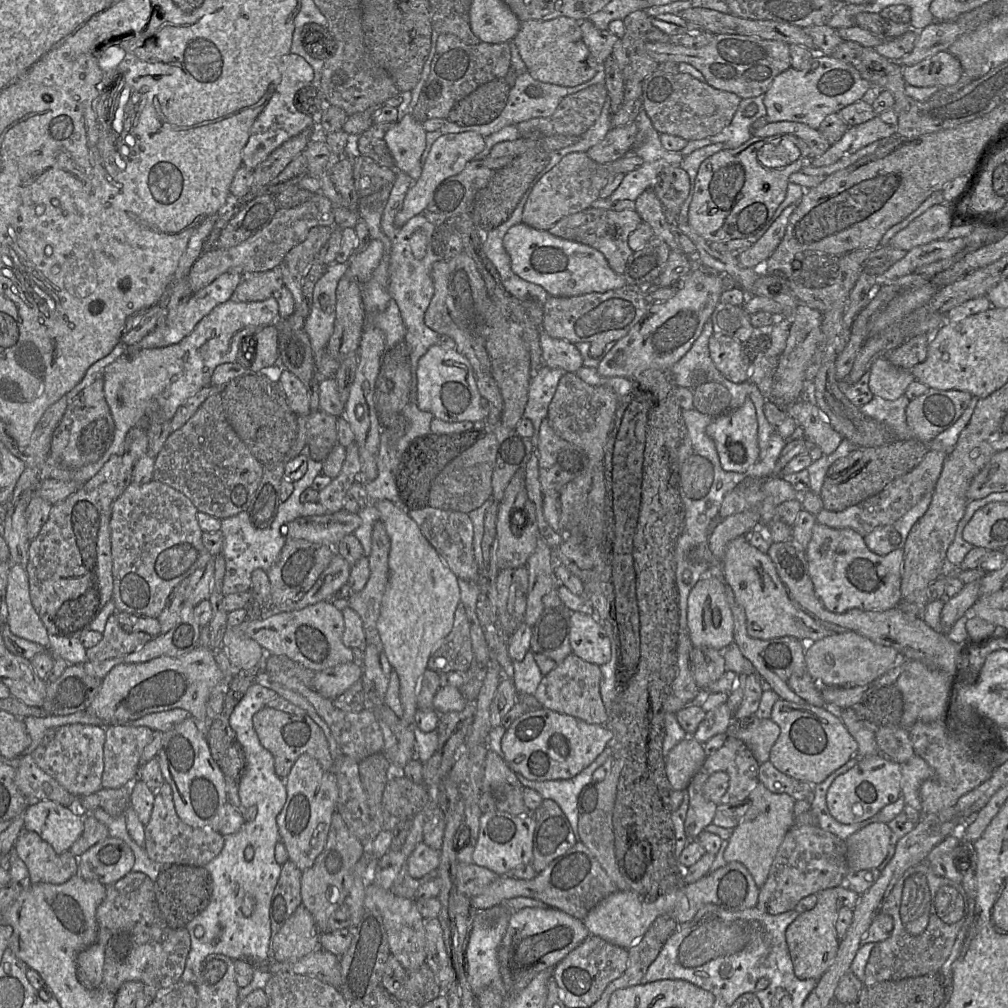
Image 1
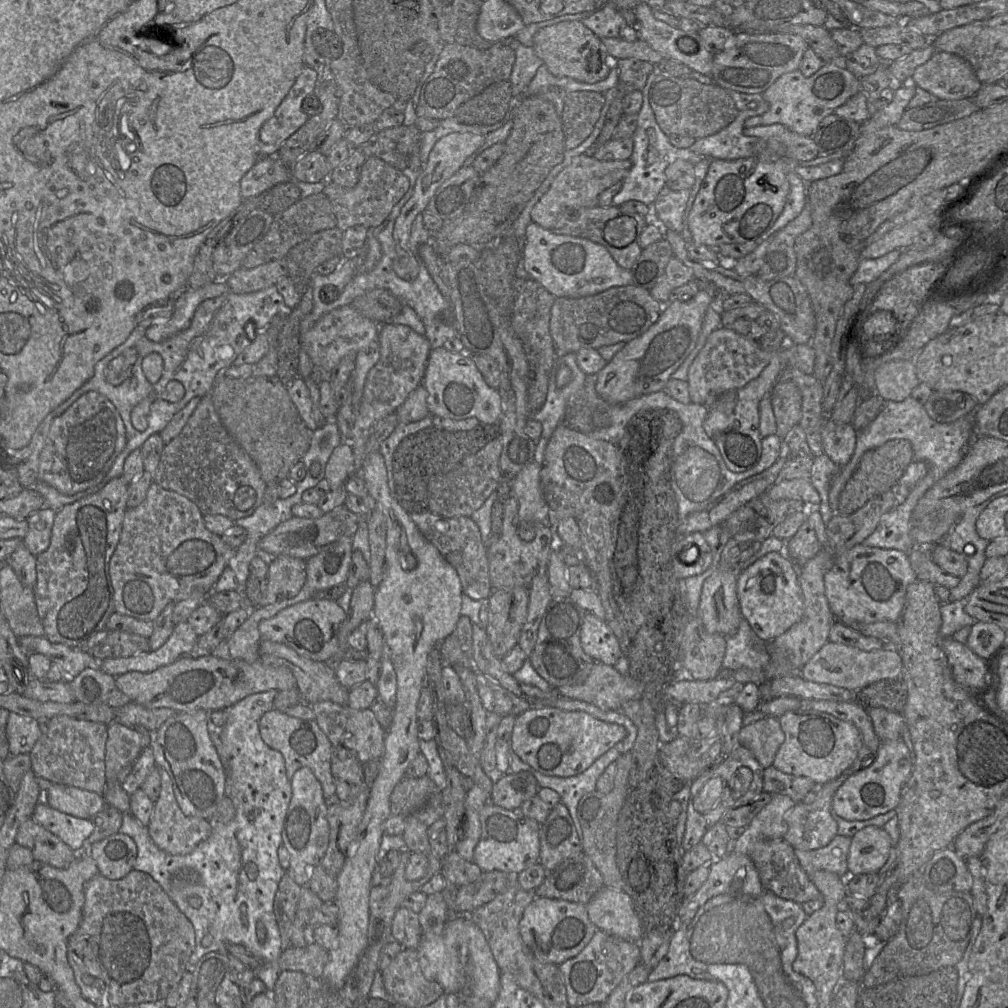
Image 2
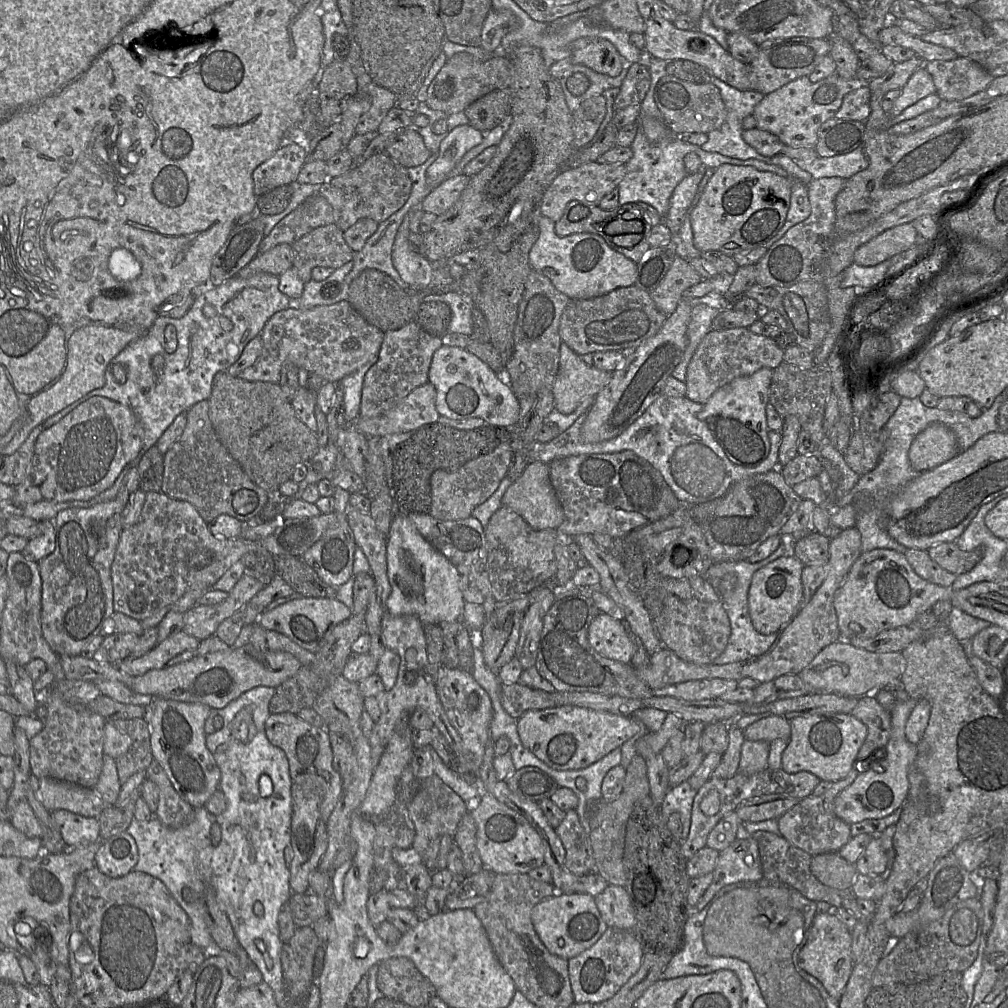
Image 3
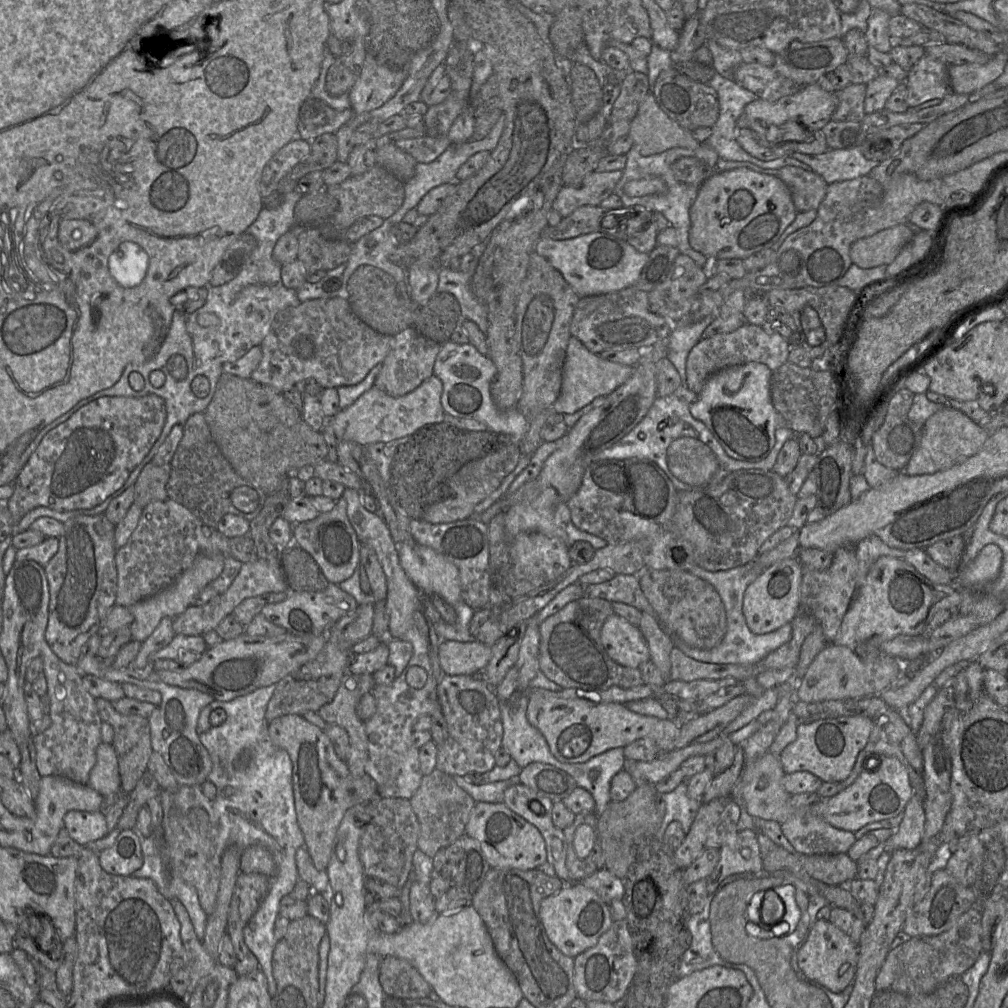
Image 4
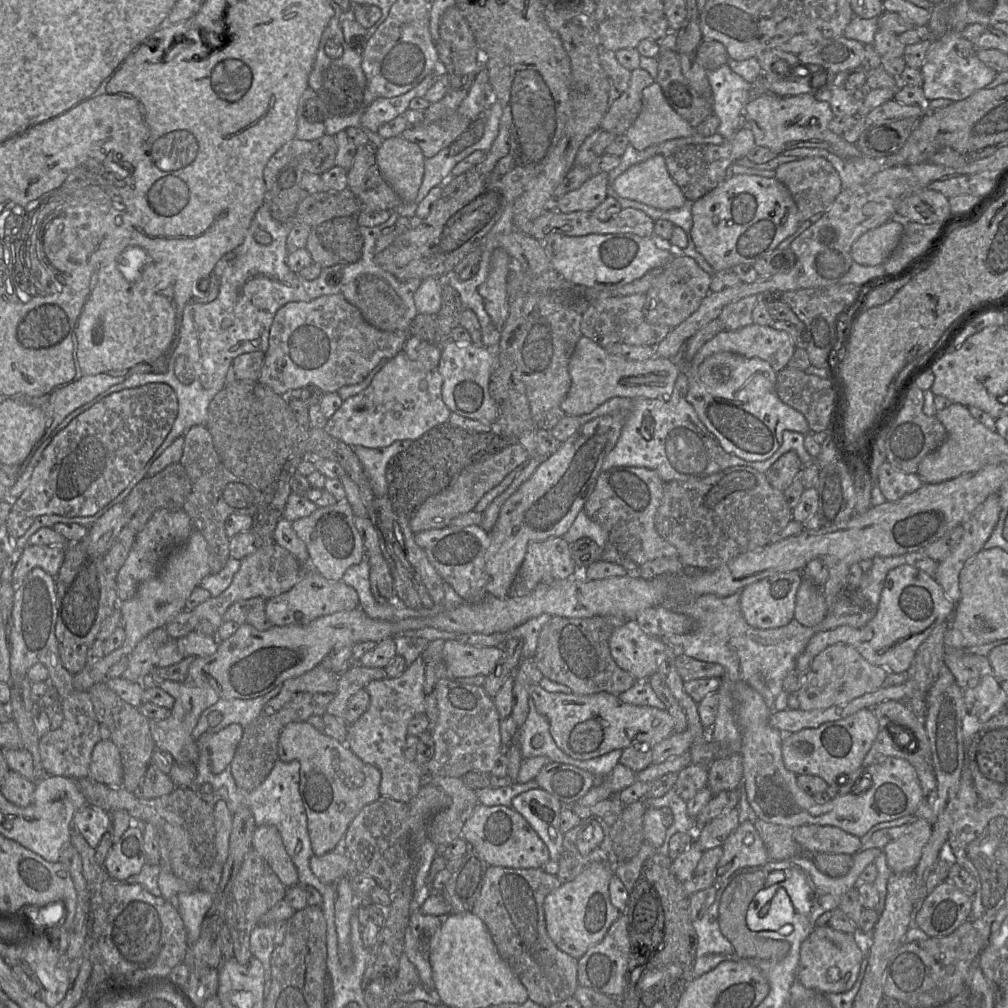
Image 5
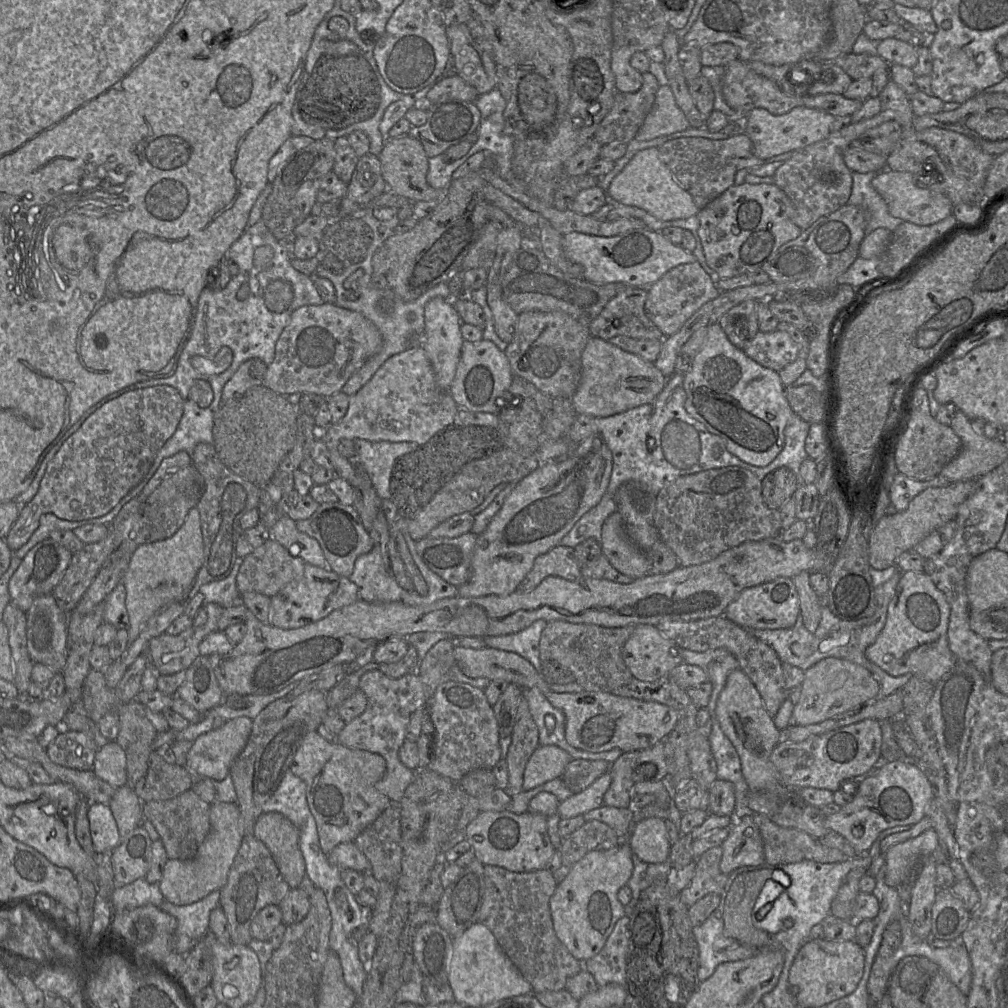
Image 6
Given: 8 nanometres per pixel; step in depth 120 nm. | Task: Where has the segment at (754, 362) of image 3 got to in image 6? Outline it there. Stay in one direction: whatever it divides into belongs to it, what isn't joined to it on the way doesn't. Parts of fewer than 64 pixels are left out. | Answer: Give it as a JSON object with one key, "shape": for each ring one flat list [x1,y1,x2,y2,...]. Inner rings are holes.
{"shape":[[779,329,772,332,759,331,746,343,743,351,760,365,776,372,799,356,798,345,787,332]]}

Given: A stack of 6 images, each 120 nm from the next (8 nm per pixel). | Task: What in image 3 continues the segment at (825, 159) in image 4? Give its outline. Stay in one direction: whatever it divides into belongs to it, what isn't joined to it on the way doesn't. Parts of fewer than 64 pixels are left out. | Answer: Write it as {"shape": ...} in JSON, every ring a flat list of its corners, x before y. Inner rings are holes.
{"shape":[[858,147,848,153,833,157,817,156,813,160,796,159,794,161,802,170,809,172,814,179,824,177,848,179,865,170,869,165,863,147]]}

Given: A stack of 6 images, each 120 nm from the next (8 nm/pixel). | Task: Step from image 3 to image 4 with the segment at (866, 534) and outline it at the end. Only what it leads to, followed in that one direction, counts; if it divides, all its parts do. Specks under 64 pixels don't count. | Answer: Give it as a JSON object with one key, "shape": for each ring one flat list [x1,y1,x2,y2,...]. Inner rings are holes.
{"shape":[[869,536,858,542,856,545,857,576,855,581,855,591,851,597,850,604,854,599,858,588,863,584,871,566,882,556,891,556,904,559,906,551,892,548,886,545,879,537]]}

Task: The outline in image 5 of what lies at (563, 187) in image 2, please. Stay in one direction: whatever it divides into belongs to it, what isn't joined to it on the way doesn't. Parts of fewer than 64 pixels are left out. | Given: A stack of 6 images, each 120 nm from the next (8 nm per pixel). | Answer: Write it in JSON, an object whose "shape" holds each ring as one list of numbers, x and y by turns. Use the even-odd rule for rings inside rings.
{"shape":[[600,172,590,177,577,189,553,199,554,207,561,212,593,211,607,197,608,173]]}

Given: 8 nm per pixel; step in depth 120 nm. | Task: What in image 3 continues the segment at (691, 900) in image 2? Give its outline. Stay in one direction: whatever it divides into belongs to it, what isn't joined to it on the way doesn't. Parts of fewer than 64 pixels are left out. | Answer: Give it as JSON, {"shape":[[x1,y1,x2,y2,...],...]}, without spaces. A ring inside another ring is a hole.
{"shape":[[752,837,736,839,726,849,719,852,716,866,712,871,712,881,693,911,700,911,714,894,725,885,740,881,762,879,758,845]]}

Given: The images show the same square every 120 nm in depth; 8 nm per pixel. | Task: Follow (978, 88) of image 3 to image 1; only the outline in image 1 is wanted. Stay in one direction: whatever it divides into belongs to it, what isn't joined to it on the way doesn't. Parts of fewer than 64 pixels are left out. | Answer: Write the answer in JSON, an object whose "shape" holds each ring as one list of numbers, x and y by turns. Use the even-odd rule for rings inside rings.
{"shape":[[946,50,914,65,903,66,902,76,911,86,944,88,957,83,962,71,959,60]]}

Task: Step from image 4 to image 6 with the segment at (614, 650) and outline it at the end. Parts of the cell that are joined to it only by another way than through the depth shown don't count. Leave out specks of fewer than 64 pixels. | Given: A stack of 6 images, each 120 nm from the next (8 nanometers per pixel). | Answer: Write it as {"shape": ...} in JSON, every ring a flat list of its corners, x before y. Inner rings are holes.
{"shape":[[639,624,633,627,632,634,622,647,622,658,634,678,644,682,663,681,679,664,683,663,682,648,664,637,650,624]]}

